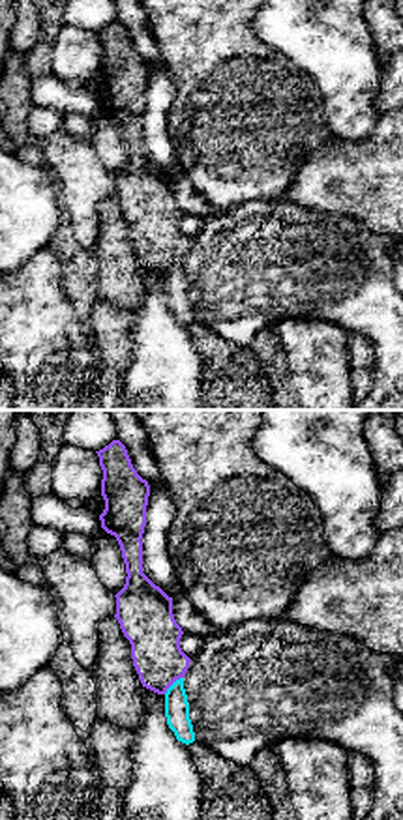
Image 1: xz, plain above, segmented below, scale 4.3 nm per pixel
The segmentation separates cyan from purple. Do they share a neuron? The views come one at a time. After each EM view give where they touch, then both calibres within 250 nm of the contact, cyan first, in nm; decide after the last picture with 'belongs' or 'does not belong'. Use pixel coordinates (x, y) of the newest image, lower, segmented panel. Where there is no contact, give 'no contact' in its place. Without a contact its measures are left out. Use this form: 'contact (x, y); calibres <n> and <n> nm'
contact (173, 684); calibres 110 and 220 nm

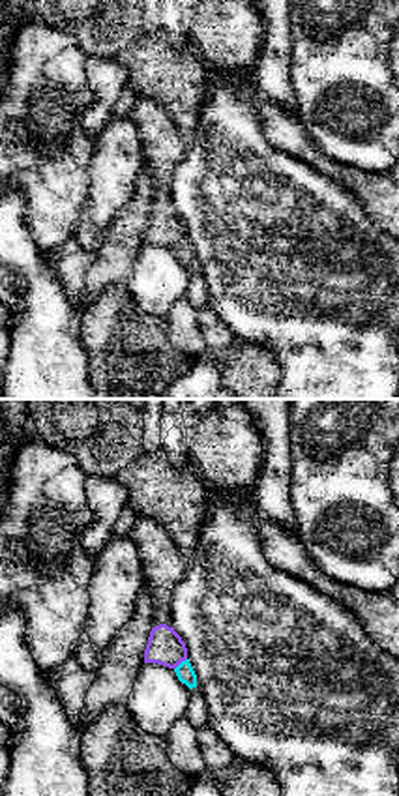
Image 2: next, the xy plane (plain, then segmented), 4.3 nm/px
contact (180, 663); calibres 80 and 160 nm

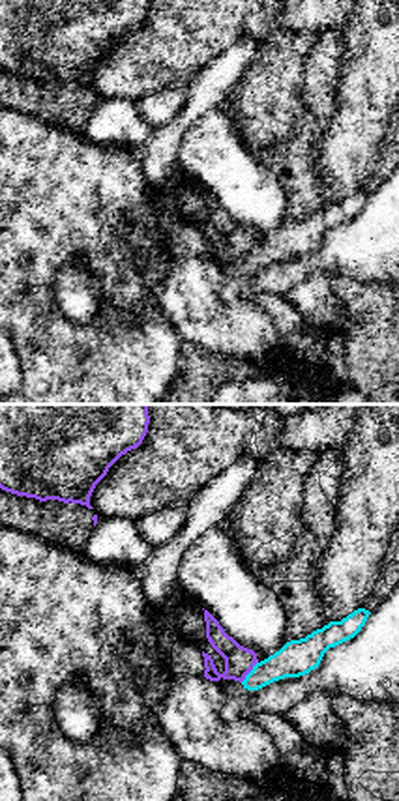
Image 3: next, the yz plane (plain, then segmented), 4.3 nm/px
contact (250, 672); calibres 160 and 130 nm

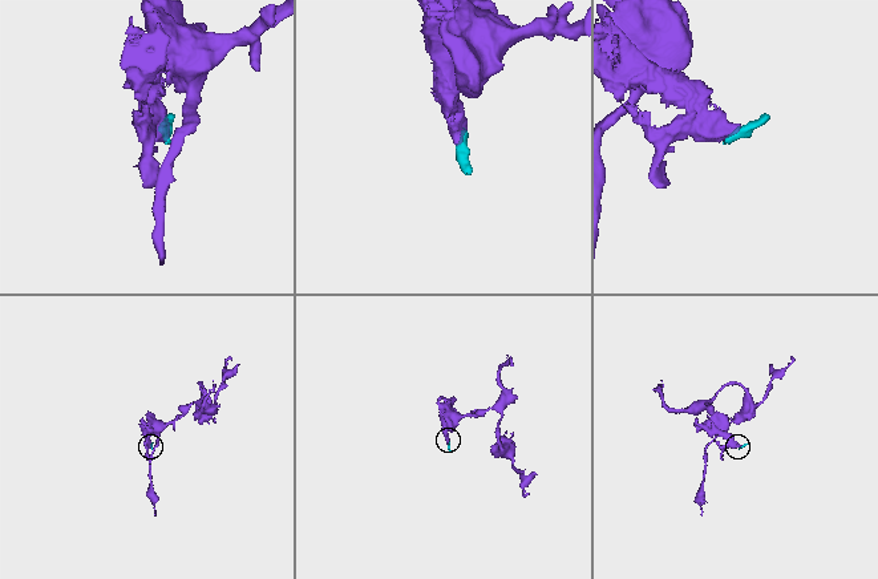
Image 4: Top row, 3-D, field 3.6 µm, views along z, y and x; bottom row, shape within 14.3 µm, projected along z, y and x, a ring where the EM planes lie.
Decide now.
does not belong

